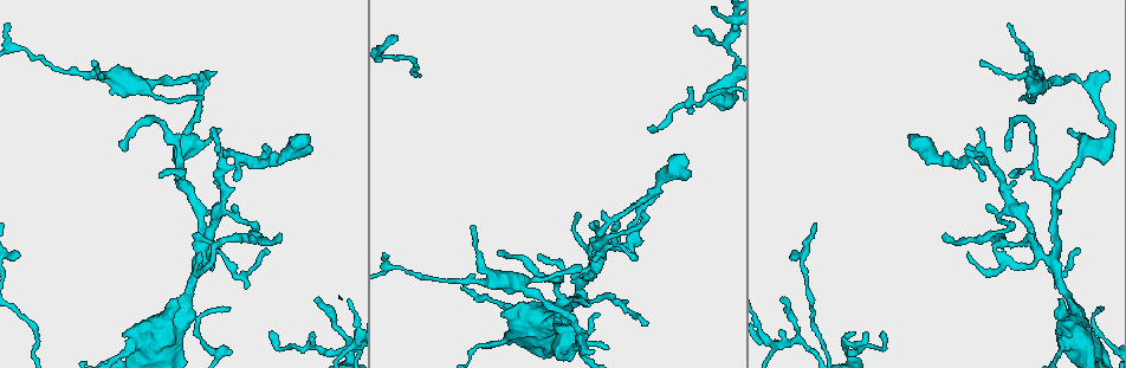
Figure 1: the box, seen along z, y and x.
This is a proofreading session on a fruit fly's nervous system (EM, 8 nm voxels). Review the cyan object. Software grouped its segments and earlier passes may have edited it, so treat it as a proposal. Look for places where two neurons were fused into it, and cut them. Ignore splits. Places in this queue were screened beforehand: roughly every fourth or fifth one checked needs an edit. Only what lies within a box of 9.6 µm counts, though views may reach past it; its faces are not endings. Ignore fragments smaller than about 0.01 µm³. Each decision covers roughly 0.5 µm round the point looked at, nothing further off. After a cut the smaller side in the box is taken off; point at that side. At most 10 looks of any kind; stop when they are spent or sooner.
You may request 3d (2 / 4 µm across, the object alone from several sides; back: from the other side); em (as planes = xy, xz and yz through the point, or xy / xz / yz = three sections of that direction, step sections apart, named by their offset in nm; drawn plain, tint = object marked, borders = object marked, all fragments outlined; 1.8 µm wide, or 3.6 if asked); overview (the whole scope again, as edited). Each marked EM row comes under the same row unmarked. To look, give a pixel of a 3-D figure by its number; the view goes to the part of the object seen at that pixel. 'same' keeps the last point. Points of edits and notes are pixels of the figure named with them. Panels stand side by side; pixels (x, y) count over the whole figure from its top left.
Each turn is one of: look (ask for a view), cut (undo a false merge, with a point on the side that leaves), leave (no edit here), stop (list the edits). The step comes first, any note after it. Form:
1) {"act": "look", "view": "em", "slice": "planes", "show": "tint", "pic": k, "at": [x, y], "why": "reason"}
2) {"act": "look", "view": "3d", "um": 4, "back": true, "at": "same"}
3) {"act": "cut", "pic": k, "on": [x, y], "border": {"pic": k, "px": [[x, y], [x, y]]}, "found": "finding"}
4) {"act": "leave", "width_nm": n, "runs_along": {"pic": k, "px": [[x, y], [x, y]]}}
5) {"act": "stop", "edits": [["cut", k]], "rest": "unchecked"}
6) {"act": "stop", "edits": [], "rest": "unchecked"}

{"act": "look", "view": "em", "slice": "xz", "step": 16, "show": "tint", "pic": 1, "at": [1001, 243], "why": "touches itself"}

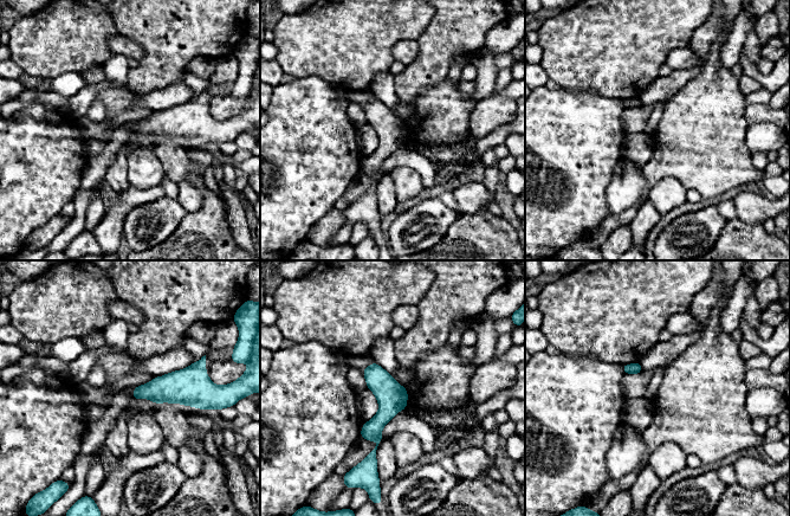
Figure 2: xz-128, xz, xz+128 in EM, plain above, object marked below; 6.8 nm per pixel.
{"act": "leave", "found": "all the same neuron"}

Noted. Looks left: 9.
{"act": "look", "view": "em", "slice": "xy", "step": 8, "show": "tint", "pic": 1, "at": [601, 241], "why": "sharp bend"}

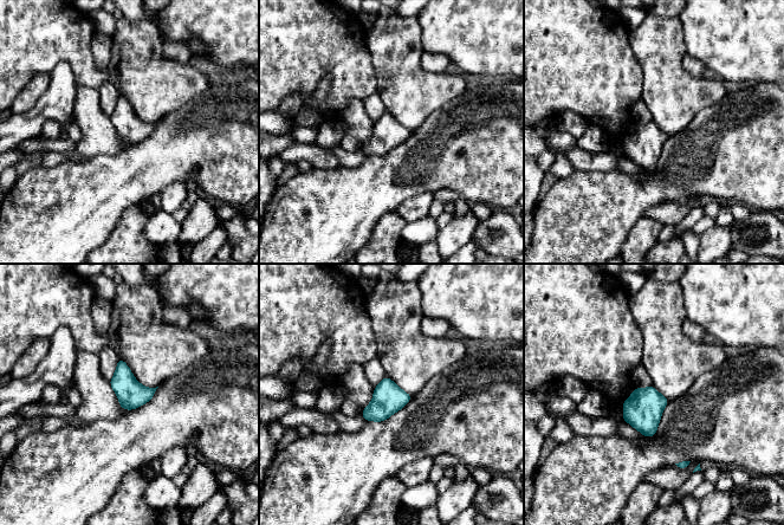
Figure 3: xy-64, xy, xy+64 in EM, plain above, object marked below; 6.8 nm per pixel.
{"act": "look", "view": "em", "slice": "planes", "show": "borders", "at": "same"}

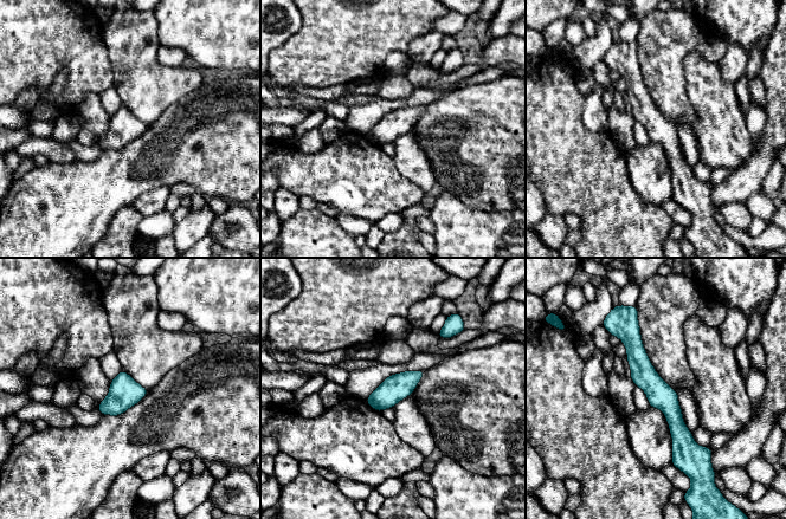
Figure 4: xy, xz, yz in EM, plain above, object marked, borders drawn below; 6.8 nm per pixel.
{"act": "leave", "width_nm": 180, "found": "continuous, no second neuron"}

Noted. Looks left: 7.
{"act": "look", "view": "em", "um": 3.6, "slice": "planes", "show": "tint", "pic": 1, "at": [578, 334], "why": "sharp bend"}

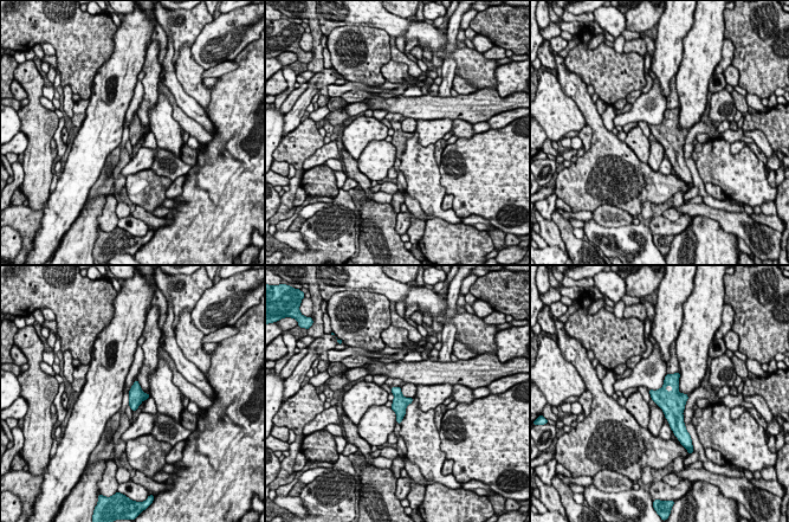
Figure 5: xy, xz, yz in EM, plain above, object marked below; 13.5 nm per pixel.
{"act": "leave", "found": "continuous, no second neuron"}

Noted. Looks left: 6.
{"act": "look", "view": "em", "slice": "planes", "show": "tint", "pic": 1, "at": [726, 49], "why": "a fork"}

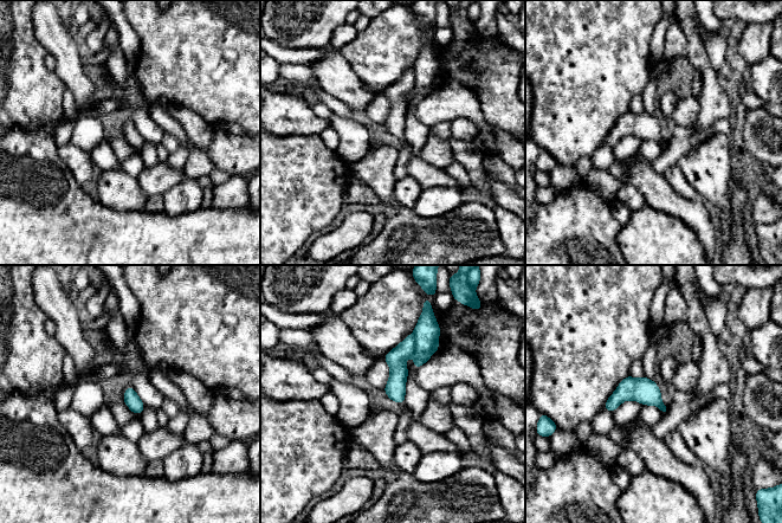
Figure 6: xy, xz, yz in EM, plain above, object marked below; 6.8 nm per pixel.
{"act": "leave", "width_nm": 100, "found": "one neuron here"}

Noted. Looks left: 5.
{"act": "stop", "edits": [], "rest": "unchecked"}

